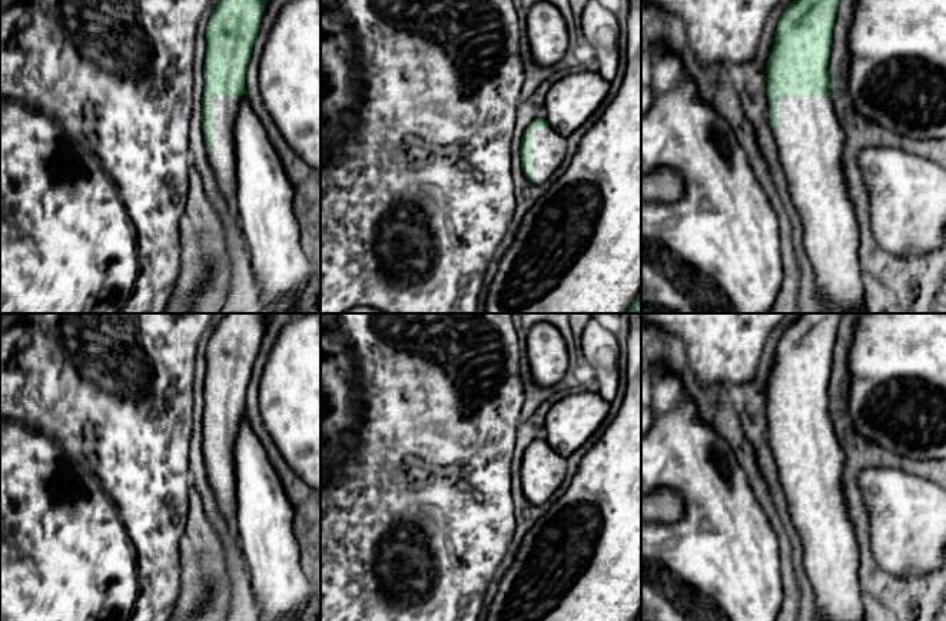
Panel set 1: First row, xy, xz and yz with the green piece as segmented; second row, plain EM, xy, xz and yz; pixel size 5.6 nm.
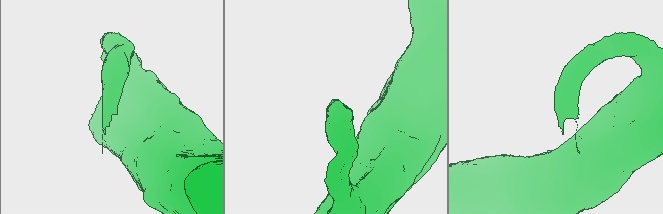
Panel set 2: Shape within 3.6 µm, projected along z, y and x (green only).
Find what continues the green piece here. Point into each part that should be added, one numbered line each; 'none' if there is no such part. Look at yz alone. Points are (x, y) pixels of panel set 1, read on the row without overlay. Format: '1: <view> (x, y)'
1: yz (810, 461)

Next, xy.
1: xy (222, 480)

